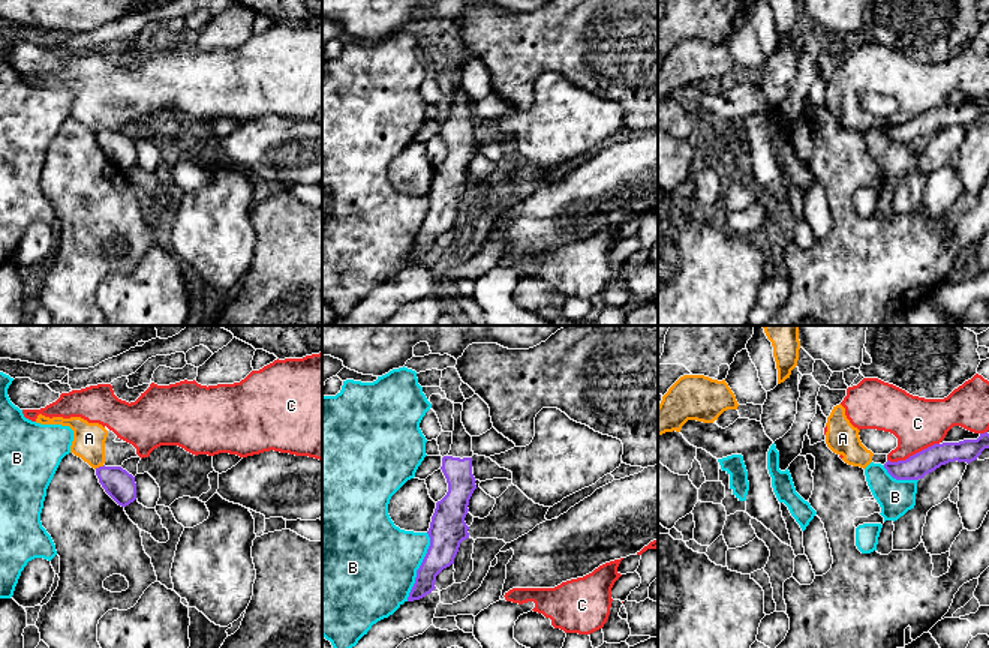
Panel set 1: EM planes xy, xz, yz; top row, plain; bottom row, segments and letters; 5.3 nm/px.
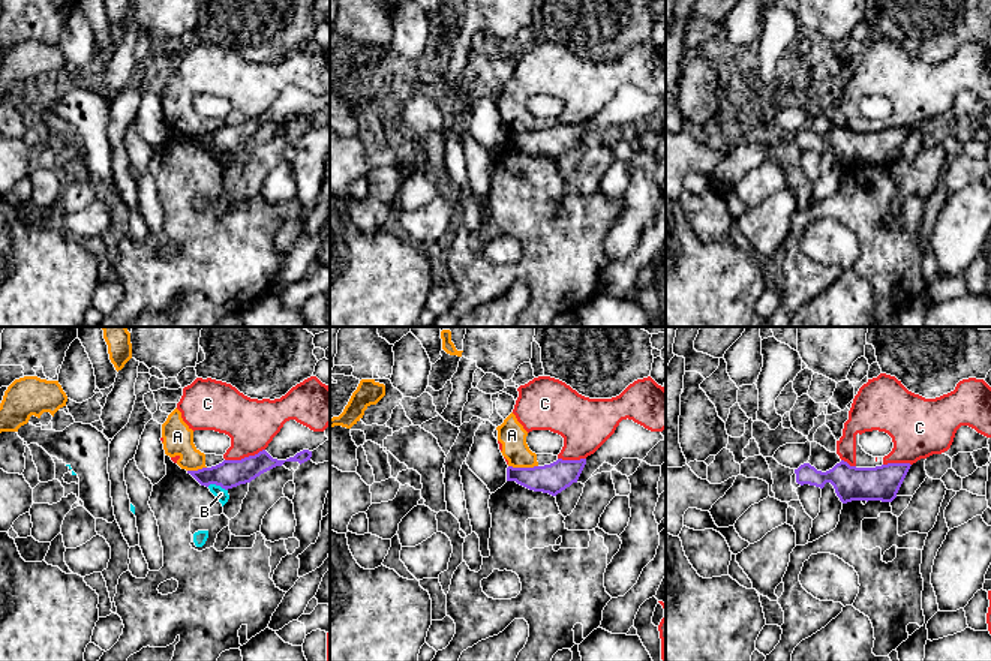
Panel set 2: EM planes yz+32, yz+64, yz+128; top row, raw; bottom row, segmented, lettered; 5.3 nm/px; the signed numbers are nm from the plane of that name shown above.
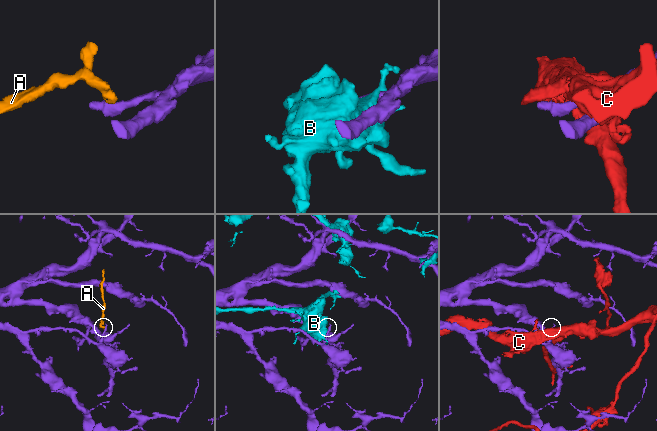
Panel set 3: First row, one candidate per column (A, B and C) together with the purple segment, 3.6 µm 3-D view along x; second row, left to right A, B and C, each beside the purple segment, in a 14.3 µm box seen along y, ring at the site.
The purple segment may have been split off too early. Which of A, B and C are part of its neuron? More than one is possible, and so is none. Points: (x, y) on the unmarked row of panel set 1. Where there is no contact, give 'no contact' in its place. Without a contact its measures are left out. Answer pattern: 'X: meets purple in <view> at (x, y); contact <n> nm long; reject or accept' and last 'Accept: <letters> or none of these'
A: meets purple in xy at (99, 131); contact 60 nm long; reject
B: meets purple in xz at (420, 231); contact 380 nm long; reject
C: meets purple in yz at (913, 119); contact 300 nm long; reject
Accept: none of these

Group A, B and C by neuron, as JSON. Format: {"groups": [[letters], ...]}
{"groups": [["A", "C"], ["B"]]}

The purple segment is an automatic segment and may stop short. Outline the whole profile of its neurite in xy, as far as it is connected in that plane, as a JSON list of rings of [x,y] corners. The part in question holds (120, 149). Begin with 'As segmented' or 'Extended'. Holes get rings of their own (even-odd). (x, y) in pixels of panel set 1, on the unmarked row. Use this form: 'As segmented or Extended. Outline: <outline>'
As segmented. Outline: [[[99,130],[96,140],[105,156],[121,171],[136,164],[135,141],[121,130]]]

